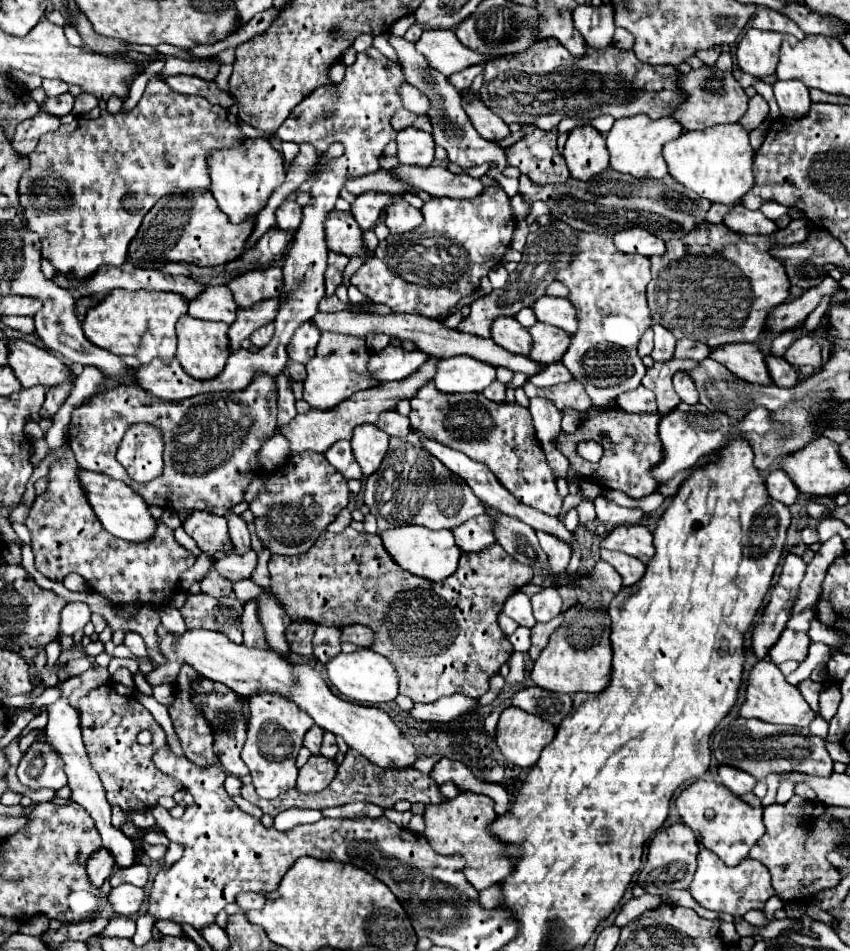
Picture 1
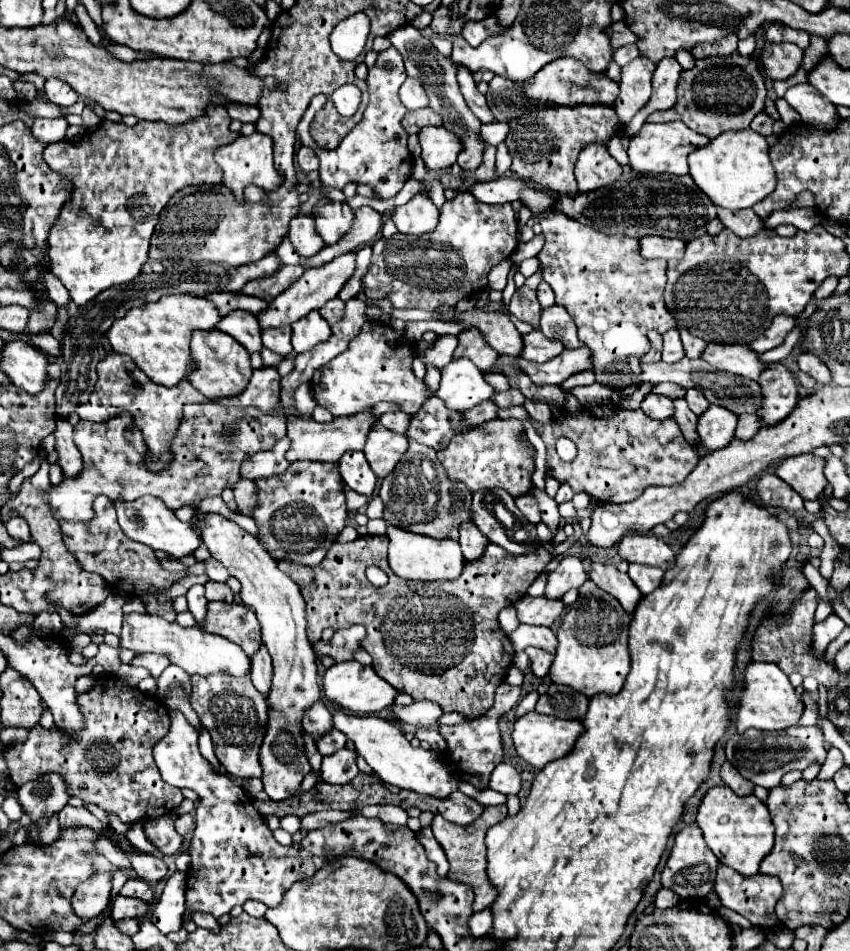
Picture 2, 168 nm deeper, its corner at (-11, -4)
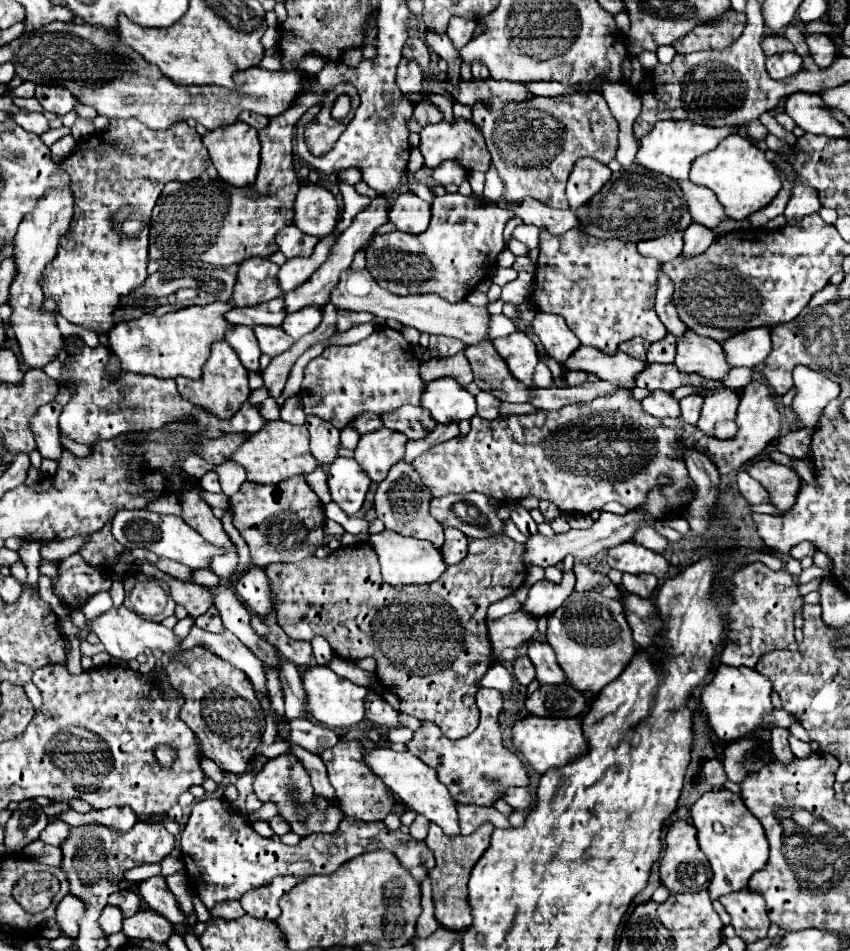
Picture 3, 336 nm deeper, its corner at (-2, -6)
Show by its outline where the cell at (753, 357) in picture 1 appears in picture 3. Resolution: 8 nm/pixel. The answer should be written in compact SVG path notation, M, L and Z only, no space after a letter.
M688 329L682 337L676 339L678 353L674 365L680 373L696 373L702 379L722 379L728 373L728 365L724 363L722 345L710 337L696 335Z

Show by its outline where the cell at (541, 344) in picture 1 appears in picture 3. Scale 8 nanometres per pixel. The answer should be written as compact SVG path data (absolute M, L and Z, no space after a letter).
M516 331L508 337L494 339L494 349L504 359L514 379L530 387L532 373L538 363L538 351L536 351L536 345L530 341L530 337L522 331Z

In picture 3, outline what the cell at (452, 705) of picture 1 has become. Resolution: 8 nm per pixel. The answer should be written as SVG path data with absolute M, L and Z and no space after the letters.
M370 691L366 695L366 719L376 723L376 725L388 725L388 727L398 727L398 711L392 709L380 693Z

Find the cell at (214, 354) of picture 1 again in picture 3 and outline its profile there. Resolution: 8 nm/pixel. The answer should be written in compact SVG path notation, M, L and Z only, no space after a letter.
M226 341L216 343L216 347L212 349L212 355L210 355L208 363L204 365L202 379L192 381L192 379L186 379L186 377L178 377L176 383L178 383L178 391L180 391L182 399L188 399L196 407L206 409L220 419L230 419L250 395L248 371L244 371L244 365L240 363L236 351Z

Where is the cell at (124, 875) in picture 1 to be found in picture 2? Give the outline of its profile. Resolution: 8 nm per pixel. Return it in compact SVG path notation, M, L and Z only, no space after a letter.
M139 877L127 879L127 883L125 883L123 889L121 889L121 895L141 897L141 899L145 899L145 901L153 901L153 889L151 889L151 885L149 885L145 879L139 879Z

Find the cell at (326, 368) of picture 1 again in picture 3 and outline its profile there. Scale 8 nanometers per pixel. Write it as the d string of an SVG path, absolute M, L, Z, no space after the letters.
M380 327L360 343L326 347L322 355L306 365L298 397L306 415L320 417L336 429L344 429L344 423L348 423L352 415L360 415L364 411L382 415L406 403L420 405L424 383L420 383L418 365L414 349L402 333L390 327Z

